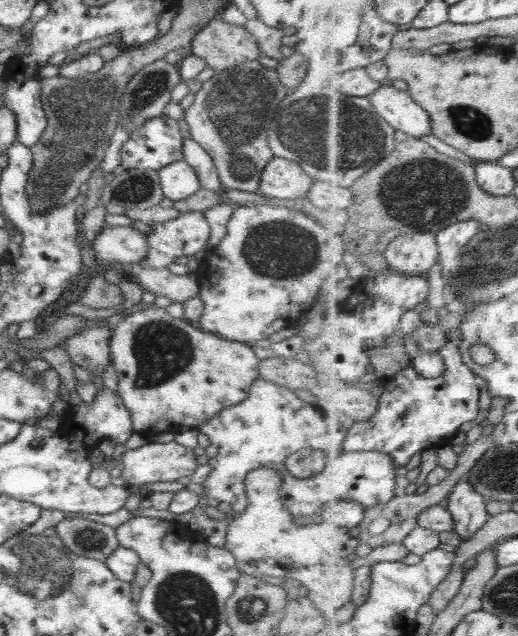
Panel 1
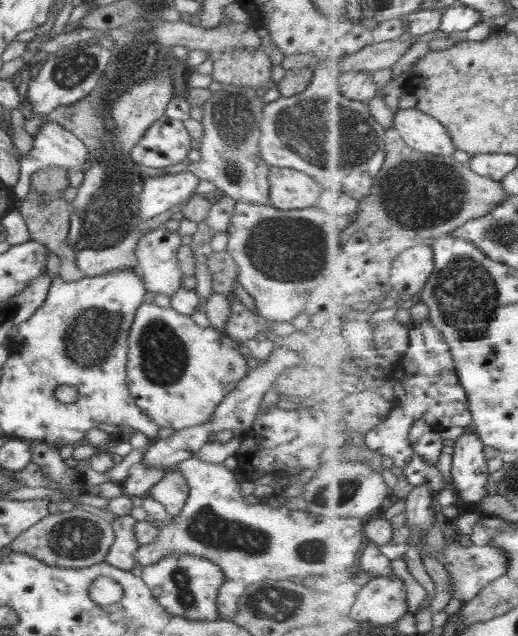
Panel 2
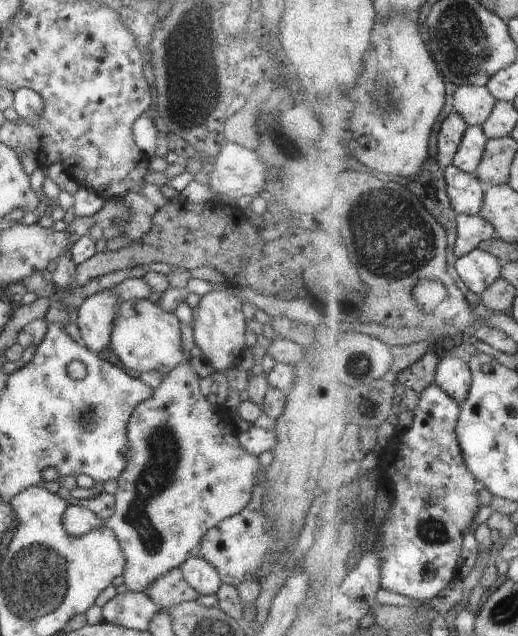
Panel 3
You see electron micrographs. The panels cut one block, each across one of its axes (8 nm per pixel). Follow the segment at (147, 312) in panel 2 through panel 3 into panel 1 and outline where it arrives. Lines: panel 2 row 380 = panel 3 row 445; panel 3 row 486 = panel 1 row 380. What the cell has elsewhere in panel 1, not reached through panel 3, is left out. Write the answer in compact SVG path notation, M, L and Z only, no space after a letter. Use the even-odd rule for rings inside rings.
M160 306L140 309L120 319L110 340L110 357L116 370L118 394L130 412L131 429L137 433L157 427L169 430L174 424L198 428L224 408L246 400L250 386L259 377L259 358L253 345L227 340L195 328L189 321L168 315Z

